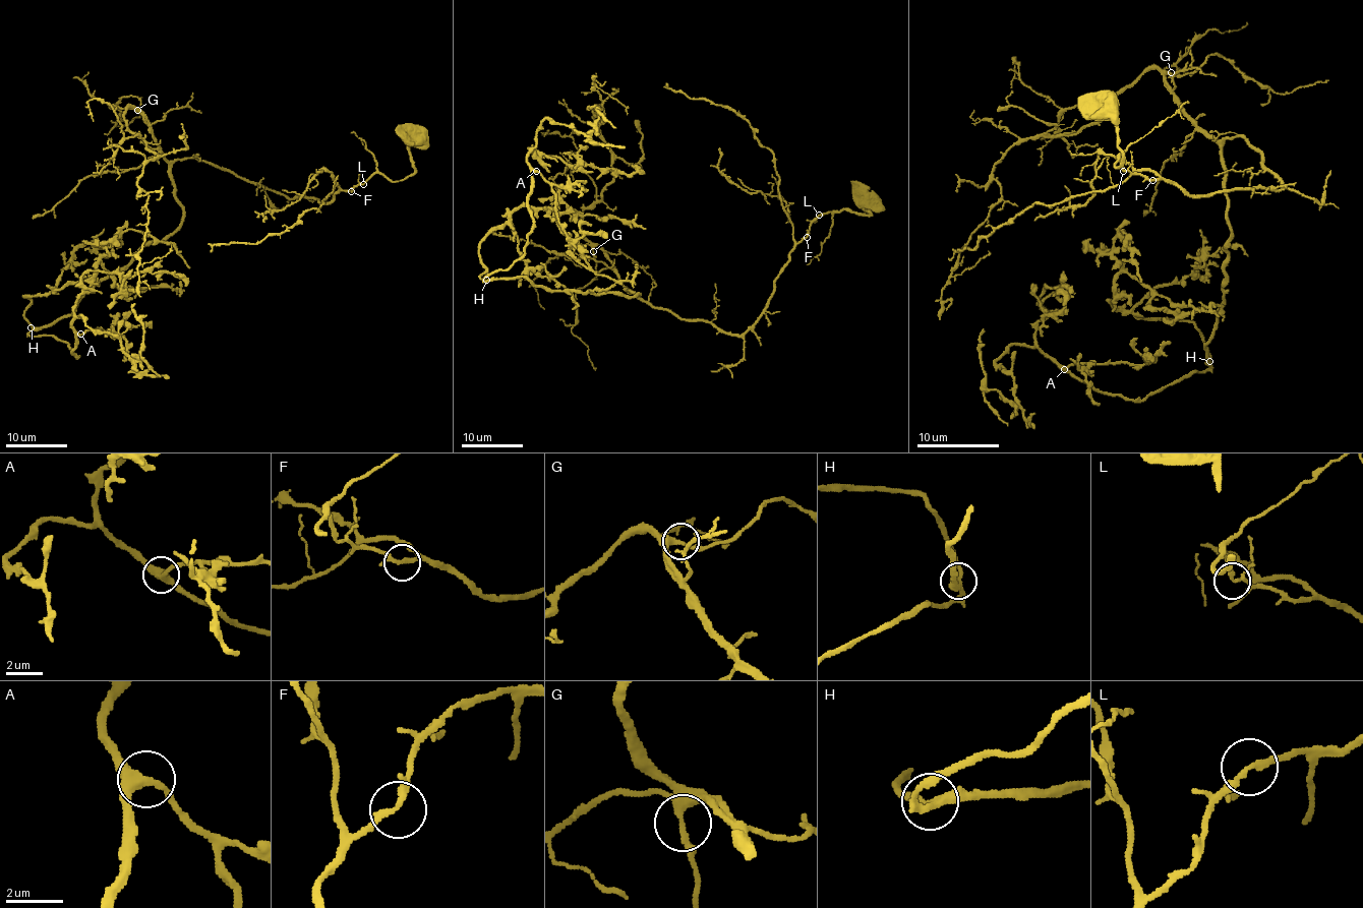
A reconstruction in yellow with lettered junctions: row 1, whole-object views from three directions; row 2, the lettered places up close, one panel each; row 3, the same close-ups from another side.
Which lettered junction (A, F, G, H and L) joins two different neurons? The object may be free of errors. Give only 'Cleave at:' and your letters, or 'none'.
Cleave at: none

